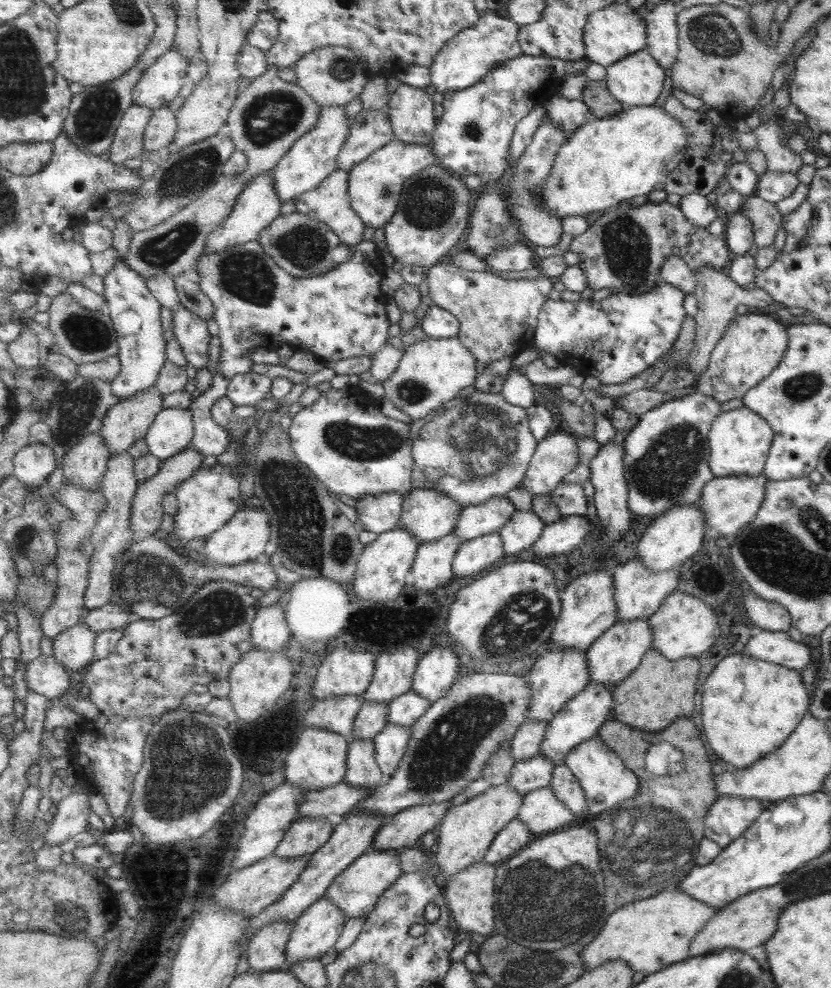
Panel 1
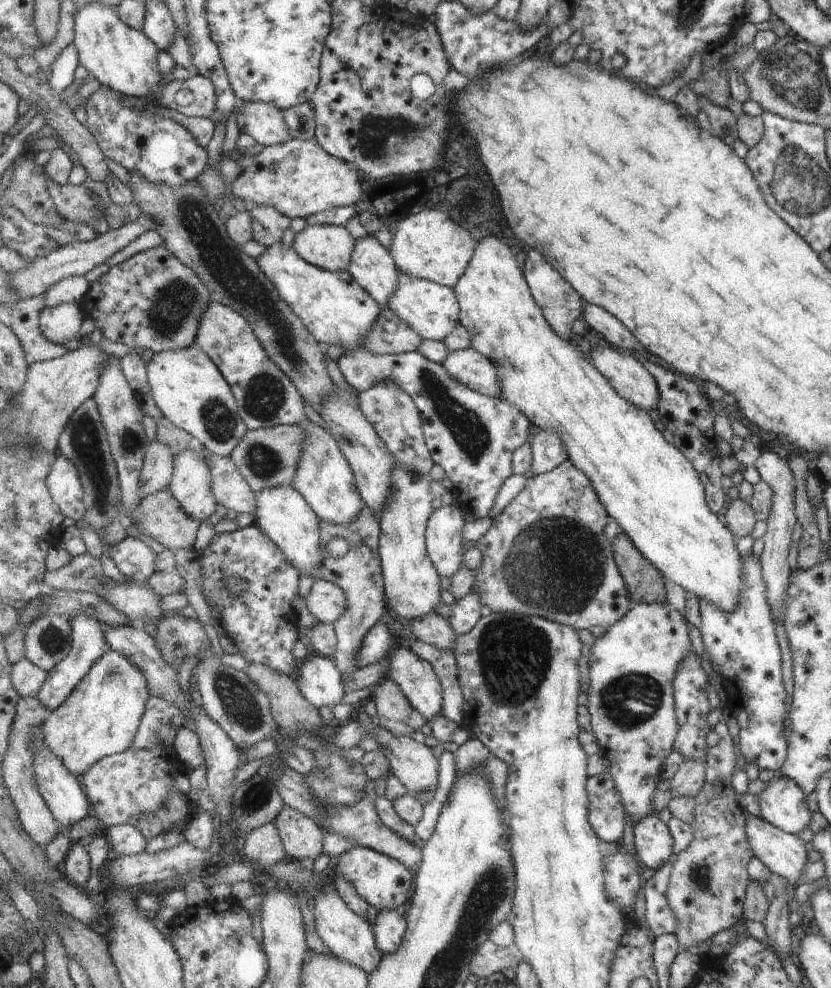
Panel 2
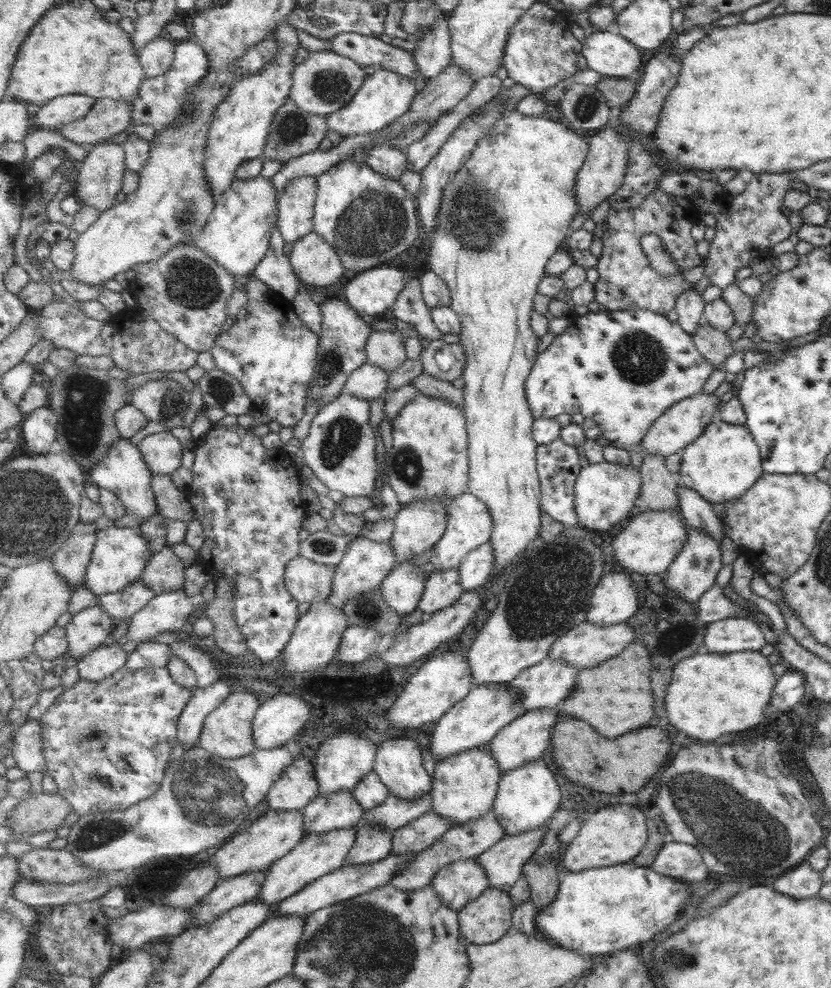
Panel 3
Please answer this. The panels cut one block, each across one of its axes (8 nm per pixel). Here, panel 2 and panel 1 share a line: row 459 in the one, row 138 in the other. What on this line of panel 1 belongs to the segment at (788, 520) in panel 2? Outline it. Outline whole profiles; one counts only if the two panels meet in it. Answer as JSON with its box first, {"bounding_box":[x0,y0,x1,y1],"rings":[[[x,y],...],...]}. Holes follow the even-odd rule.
{"bounding_box":[751,121,802,175],"rings":[[[763,121],[751,130],[757,139],[757,148],[764,154],[767,171],[789,172],[795,175],[802,165],[798,154],[785,148],[786,138],[775,121]]]}

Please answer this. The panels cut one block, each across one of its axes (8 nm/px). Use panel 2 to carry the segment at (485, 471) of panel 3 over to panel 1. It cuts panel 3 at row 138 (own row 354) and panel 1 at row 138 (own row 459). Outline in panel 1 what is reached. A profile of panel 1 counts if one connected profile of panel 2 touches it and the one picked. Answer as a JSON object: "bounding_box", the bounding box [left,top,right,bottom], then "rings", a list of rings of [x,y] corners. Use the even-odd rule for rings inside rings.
{"bounding_box":[531,106,689,218],"rings":[[[626,106],[625,109],[621,112],[618,112],[616,115],[605,117],[603,119],[595,118],[594,120],[588,120],[584,126],[579,127],[571,138],[559,149],[557,153],[557,158],[553,167],[551,167],[551,173],[545,177],[543,185],[537,185],[535,191],[531,192],[534,195],[534,198],[549,212],[557,214],[557,218],[567,218],[567,216],[577,216],[581,215],[586,217],[587,214],[593,214],[593,212],[606,212],[612,208],[618,208],[618,204],[624,200],[629,200],[635,197],[642,198],[643,195],[649,196],[653,191],[656,191],[659,188],[661,182],[666,182],[669,175],[673,171],[677,170],[677,167],[680,166],[681,161],[685,158],[685,155],[689,152],[689,130],[685,127],[683,122],[677,120],[676,117],[671,116],[665,110],[665,108],[659,108],[659,106]]]}

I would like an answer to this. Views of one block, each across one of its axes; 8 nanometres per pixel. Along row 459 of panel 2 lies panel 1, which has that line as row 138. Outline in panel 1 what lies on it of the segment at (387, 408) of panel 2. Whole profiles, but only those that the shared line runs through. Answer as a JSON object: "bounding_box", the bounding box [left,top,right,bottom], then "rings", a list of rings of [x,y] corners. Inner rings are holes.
{"bounding_box":[386,83,438,146],"rings":[[[401,83],[386,109],[396,138],[401,142],[430,146],[436,123],[433,103],[438,99],[423,89]]]}

